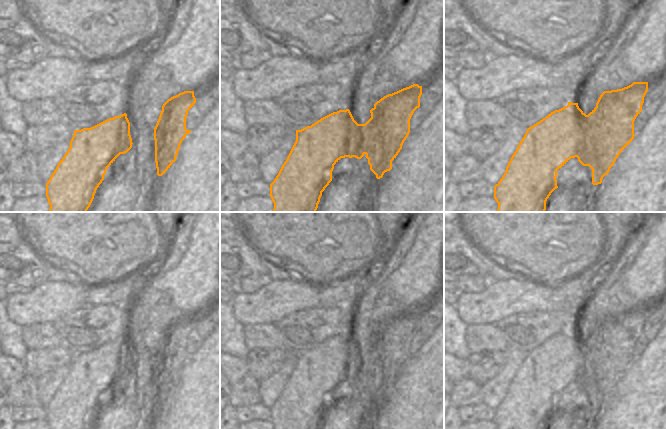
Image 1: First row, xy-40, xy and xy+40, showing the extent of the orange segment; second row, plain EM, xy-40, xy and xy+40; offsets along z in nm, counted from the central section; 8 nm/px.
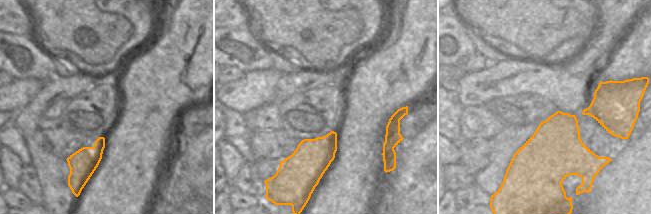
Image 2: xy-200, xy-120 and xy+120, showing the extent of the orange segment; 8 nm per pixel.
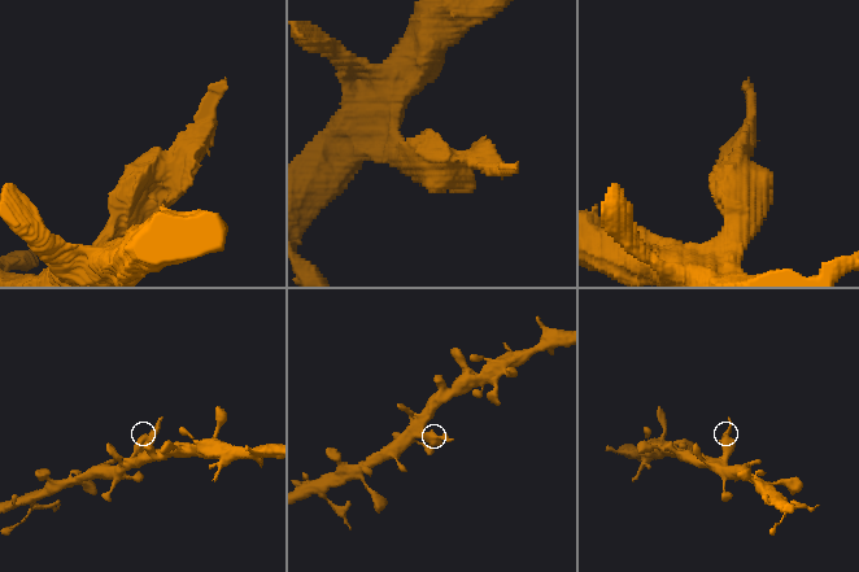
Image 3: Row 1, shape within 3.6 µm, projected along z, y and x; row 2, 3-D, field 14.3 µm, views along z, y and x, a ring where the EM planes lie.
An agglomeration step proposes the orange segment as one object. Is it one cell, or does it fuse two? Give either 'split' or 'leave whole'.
split

